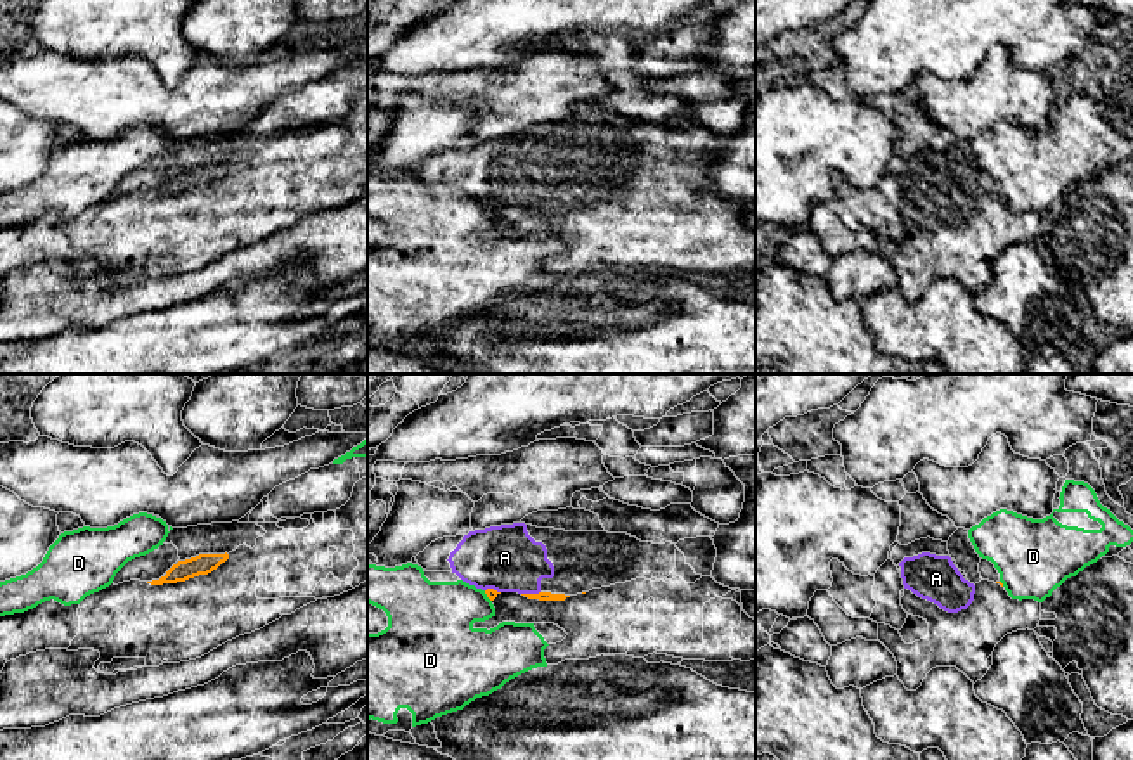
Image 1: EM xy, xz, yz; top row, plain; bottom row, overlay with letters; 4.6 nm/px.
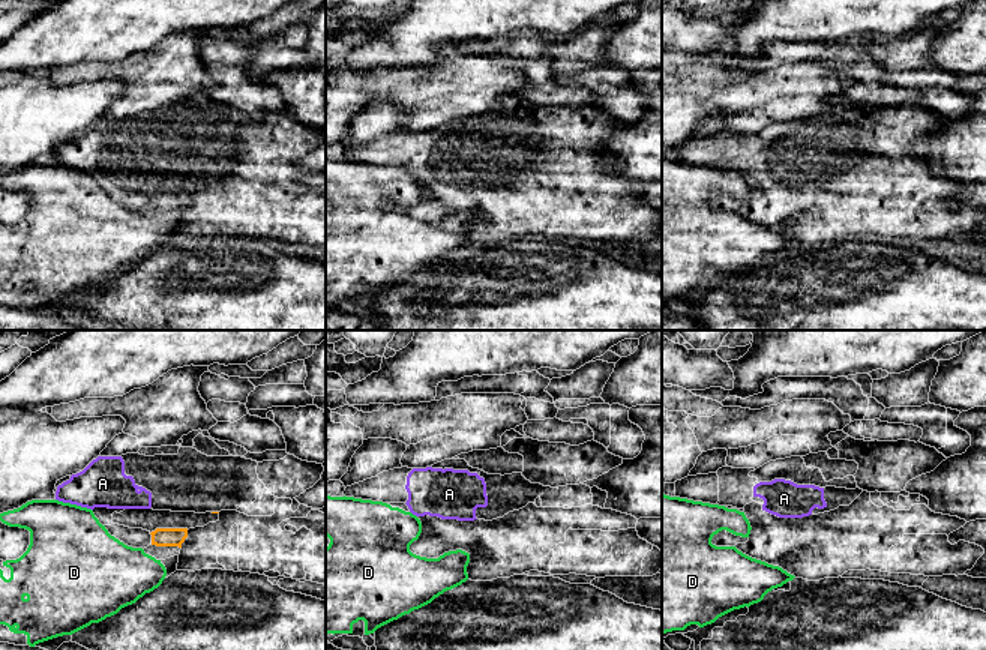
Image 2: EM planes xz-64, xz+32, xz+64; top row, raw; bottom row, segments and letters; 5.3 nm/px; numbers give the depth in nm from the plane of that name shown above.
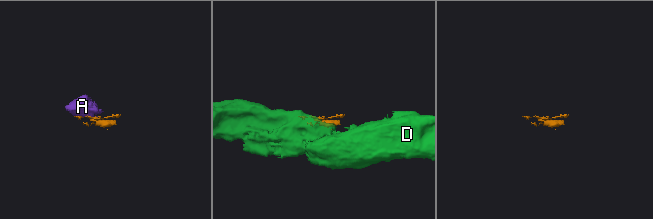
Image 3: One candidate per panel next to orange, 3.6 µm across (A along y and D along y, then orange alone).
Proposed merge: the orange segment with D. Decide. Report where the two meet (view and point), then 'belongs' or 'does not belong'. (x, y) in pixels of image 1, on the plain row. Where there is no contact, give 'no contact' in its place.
contact xz (487, 208); does not belong

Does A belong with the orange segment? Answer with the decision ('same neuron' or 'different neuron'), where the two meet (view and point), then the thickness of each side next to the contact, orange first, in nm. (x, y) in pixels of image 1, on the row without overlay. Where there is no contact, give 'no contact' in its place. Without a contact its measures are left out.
same neuron | xz (530, 206) | 50/300 nm

